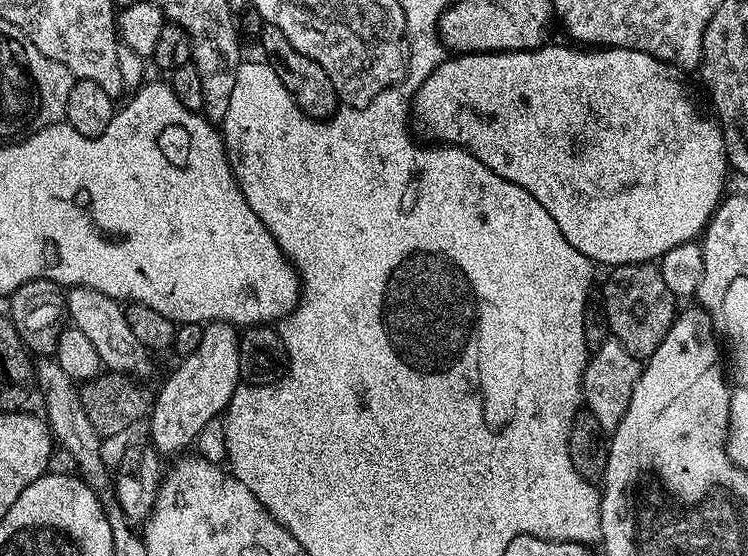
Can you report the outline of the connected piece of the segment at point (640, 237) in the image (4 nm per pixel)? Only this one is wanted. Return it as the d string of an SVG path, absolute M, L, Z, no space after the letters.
M549 42L542 48L531 48L525 52L465 52L446 58L412 95L411 123L415 131L417 128L422 135L429 136L424 137L429 141L439 142L444 146L465 148L471 156L478 158L478 162L494 170L494 174L534 194L534 198L538 198L538 202L546 206L546 214L550 214L550 218L558 222L558 230L562 230L566 242L570 242L574 250L586 254L586 258L590 258L593 265L615 266L659 261L661 256L674 250L674 246L695 241L707 228L712 213L720 207L720 201L726 192L724 179L730 176L728 155L720 125L707 111L704 113L700 109L699 102L692 97L692 92L684 81L685 73L665 60L659 60L633 48L596 46L589 50L584 46L572 47L576 48Z

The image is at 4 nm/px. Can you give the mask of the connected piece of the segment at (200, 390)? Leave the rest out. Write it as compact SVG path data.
M227 322L204 325L202 342L194 354L183 357L180 365L168 376L168 381L155 393L150 409L152 437L150 443L165 457L183 453L196 440L200 431L207 429L227 408L230 398L237 395L236 383L241 383L240 342L238 328Z

